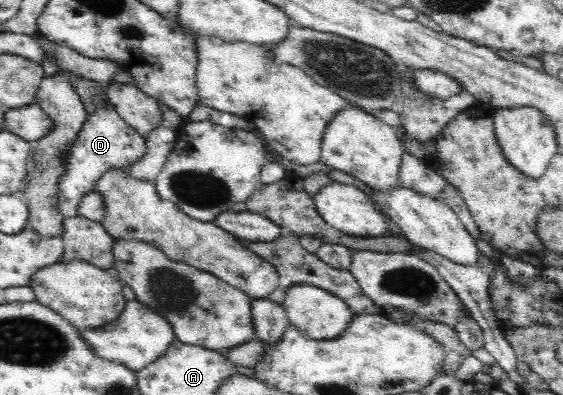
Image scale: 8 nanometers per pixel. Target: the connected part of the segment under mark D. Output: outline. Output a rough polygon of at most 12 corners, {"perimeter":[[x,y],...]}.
{"perimeter":[[92,98],[62,154],[54,198],[63,220],[107,172],[146,153],[145,137],[109,101]]}

